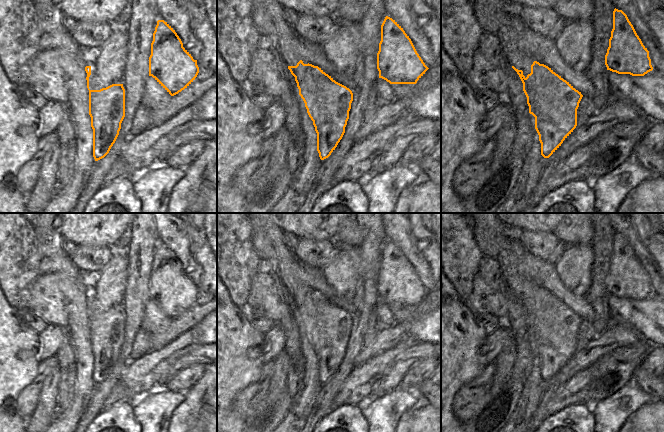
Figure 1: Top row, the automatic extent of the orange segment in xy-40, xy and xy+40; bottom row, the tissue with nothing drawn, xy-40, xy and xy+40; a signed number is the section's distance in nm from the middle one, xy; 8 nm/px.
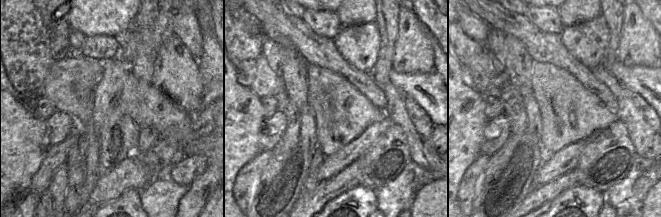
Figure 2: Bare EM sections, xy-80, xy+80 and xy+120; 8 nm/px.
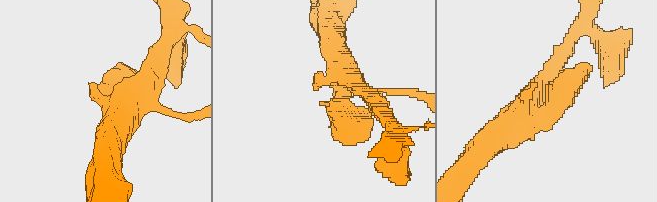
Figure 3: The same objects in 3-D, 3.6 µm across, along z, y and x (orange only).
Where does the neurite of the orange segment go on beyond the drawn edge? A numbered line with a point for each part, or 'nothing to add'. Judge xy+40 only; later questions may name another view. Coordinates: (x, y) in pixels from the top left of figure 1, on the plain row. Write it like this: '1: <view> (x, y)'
nothing to add

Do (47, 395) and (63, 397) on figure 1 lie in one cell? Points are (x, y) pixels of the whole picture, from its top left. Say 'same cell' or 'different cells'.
different cells

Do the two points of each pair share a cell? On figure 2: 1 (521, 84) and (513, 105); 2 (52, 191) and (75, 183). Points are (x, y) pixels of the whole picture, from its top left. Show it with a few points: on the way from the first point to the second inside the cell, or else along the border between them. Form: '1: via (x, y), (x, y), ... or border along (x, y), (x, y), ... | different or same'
1: border along (507, 81), (522, 96) | different
2: border along (66, 167), (67, 183), (63, 206) | different

